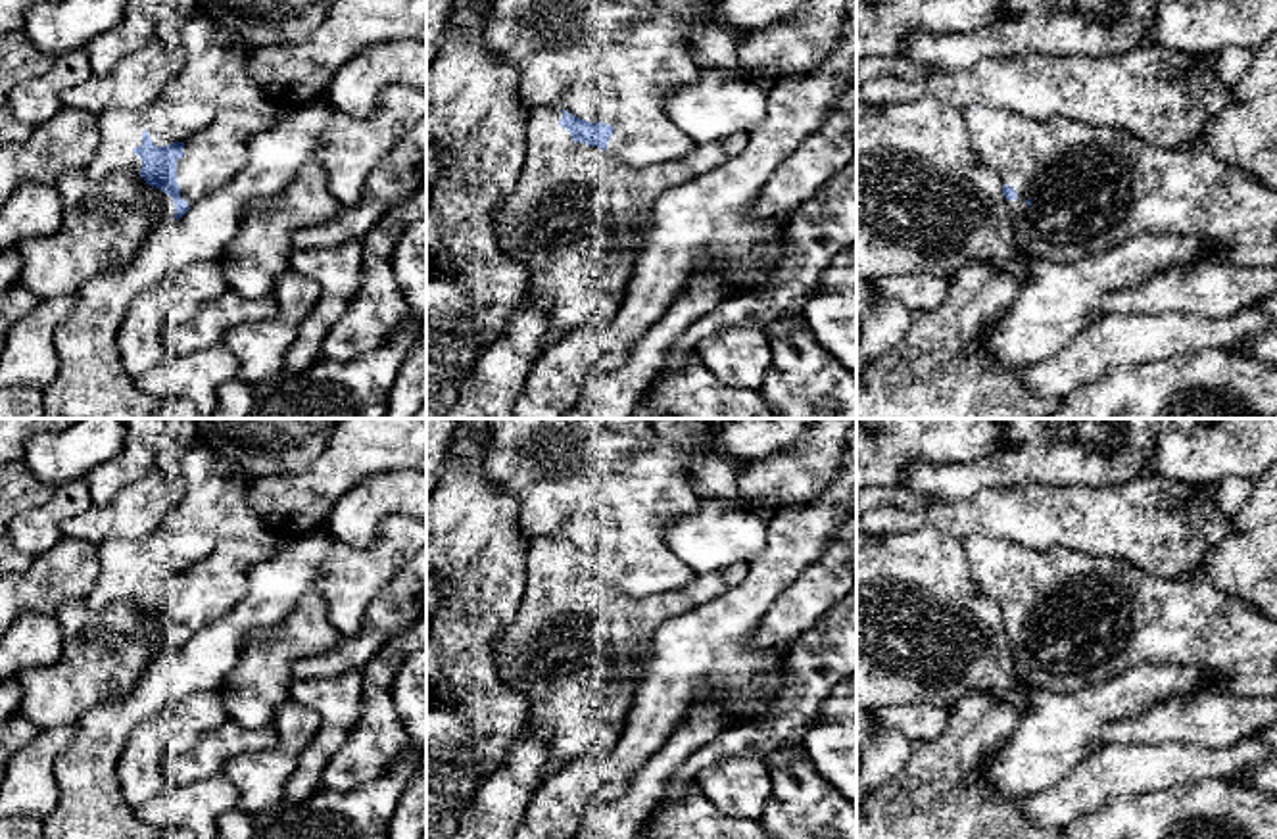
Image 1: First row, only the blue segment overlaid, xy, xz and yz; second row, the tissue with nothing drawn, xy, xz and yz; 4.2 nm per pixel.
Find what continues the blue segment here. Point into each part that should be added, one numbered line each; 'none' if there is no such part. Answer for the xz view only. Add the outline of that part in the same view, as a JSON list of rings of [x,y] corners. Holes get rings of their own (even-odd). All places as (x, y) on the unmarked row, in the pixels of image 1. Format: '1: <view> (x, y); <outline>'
1: xz (577, 647); [[[534,538],[528,541],[524,593],[513,624],[495,643],[499,678],[528,701],[528,722],[545,733],[549,758],[543,778],[586,755],[605,755],[616,747],[634,693],[643,678],[643,662],[651,655],[655,632],[663,622],[686,614],[720,597],[732,586],[741,584],[749,568],[749,563],[739,561],[712,574],[695,574],[684,587],[634,599],[609,580],[574,572],[570,563],[559,555],[561,547],[563,541],[553,538]]]

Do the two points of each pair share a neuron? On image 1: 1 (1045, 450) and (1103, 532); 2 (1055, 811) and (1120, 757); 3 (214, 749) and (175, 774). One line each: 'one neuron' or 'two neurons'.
1: two neurons
2: one neuron
3: one neuron

